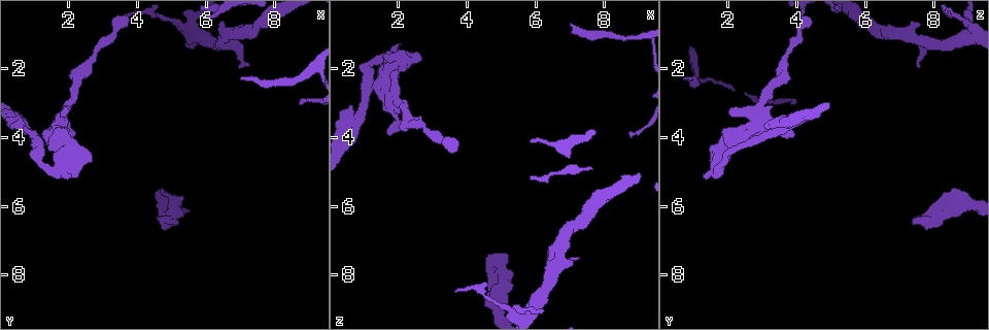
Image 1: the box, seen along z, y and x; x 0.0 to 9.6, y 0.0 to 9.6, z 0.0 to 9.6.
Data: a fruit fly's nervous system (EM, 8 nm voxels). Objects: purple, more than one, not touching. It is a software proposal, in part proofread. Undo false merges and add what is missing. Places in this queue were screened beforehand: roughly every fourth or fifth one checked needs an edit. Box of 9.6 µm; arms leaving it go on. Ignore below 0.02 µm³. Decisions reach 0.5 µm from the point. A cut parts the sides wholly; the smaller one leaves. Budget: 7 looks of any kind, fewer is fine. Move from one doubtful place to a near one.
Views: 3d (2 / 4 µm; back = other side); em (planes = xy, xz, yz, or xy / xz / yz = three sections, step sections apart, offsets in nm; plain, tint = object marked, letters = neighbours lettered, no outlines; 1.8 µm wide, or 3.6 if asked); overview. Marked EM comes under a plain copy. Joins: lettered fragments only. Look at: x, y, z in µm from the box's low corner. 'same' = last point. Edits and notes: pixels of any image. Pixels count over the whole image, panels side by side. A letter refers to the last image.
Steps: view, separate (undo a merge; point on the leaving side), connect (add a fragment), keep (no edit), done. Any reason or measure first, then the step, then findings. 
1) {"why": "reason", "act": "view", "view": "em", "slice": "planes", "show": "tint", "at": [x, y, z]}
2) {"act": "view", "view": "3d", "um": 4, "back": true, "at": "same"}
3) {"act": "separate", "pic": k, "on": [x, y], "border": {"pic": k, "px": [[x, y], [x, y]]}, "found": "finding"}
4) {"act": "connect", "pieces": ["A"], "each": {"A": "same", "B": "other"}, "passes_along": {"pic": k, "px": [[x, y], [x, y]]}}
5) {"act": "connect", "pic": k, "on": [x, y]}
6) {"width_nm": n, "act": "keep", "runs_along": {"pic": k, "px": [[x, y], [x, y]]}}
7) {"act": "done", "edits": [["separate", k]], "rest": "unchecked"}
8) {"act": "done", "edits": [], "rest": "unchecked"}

{"why": "abrupt turn", "act": "view", "view": "em", "slice": "planes", "show": "letters", "at": [1.65, 3.95, 2.30]}

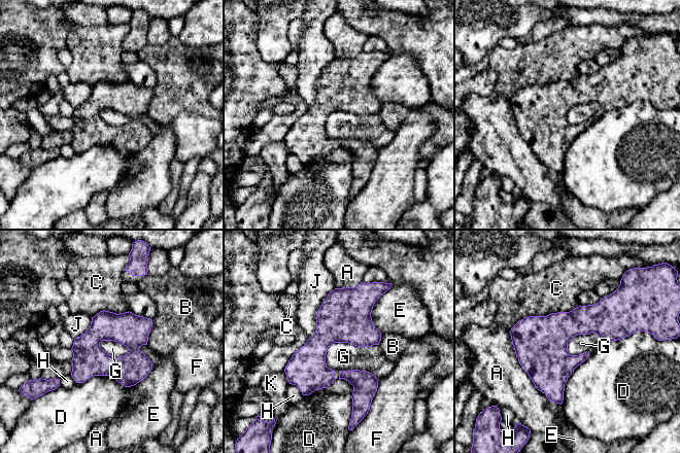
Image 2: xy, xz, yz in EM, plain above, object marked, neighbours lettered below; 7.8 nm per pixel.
{"longest_contact_nm": ["A", 700], "act": "keep", "each": {"A": "other", "B": "other", "C": "other", "D": "other", "E": "other", "F": "other", "G": "other", "H": "other", "J": "other", "K": "other"}, "runs_along": {"pic": 2, "px": [[149, 322], [107, 327], [78, 380]]}, "found": "all the same neuron"}

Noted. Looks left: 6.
{"why": "free end", "act": "view", "view": "3d", "um": 2, "at": [7.00, 2.25, 0.70]}

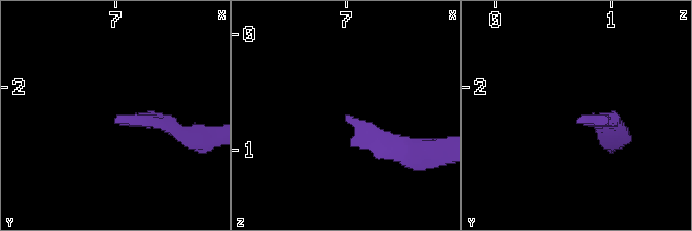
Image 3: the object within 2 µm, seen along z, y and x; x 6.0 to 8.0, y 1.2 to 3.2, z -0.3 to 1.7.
{"why": "need the tissue", "act": "view", "view": "em", "slice": "planes", "show": "letters", "at": [7.04, 2.28, 0.70]}

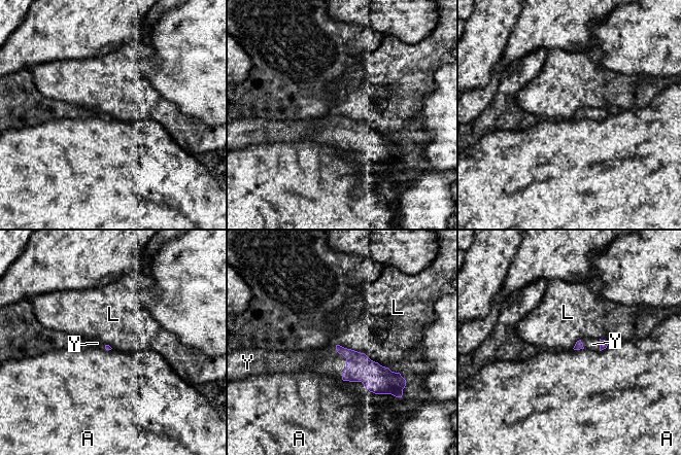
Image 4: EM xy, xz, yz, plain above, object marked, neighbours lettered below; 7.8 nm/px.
{"act": "connect", "pieces": ["Y"], "each": {"A": "other", "L": "other", "Y": "same"}, "passes_along": {"pic": 4, "px": [[360, 368], [346, 361], [330, 362]]}, "found": "it goes on there"}

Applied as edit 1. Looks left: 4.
{"why": "free end", "act": "view", "view": "3d", "um": 2, "at": [7.20, 1.85, 7.55]}

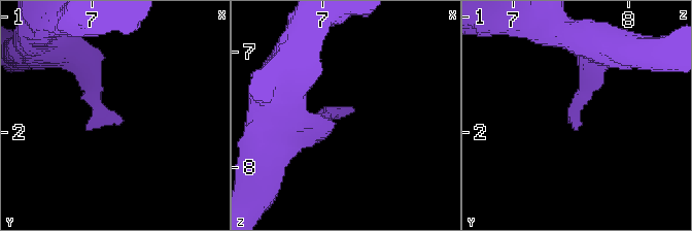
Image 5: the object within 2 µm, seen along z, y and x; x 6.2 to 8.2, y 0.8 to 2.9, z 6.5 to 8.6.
{"why": "now the EM", "act": "view", "view": "em", "slice": "xz", "step": 16, "show": "tint", "at": [7.26, 1.90, 7.50]}

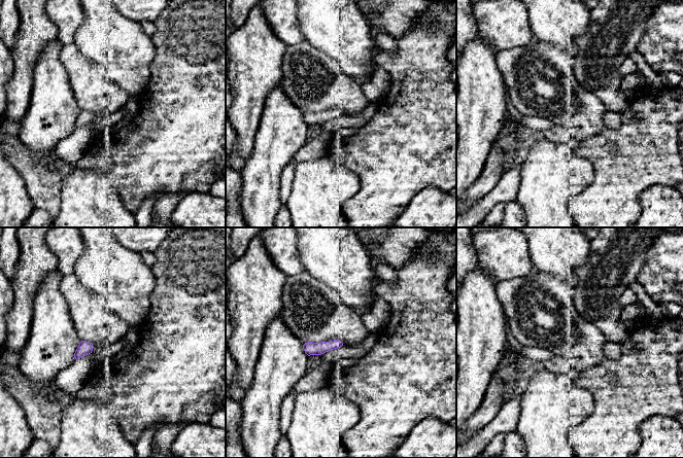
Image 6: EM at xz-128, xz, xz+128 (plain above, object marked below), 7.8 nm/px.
{"act": "view", "view": "em", "slice": "planes", "show": "letters", "at": "same"}

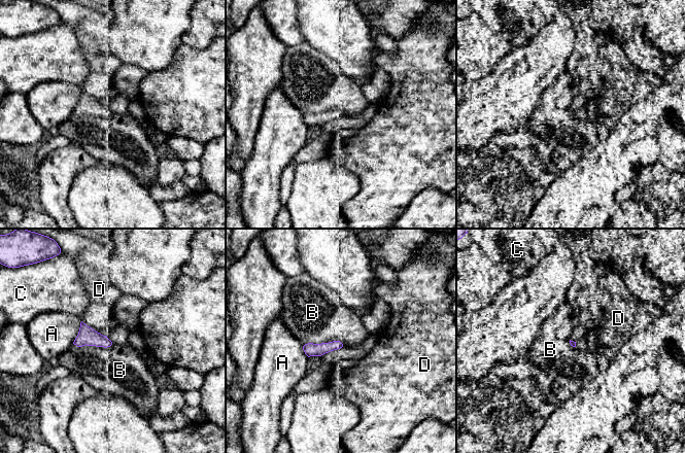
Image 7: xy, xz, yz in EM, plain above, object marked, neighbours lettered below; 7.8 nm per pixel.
{"act": "keep", "each": {"A": "other", "B": "other", "C": "other", "D": "other"}, "border": {"pic": 7, "px": [[343, 344], [329, 341], [304, 345]]}, "found": "none of them fits"}

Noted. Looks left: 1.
{"act": "done", "edits": [["connect", 4]], "rest": "unchecked"}

